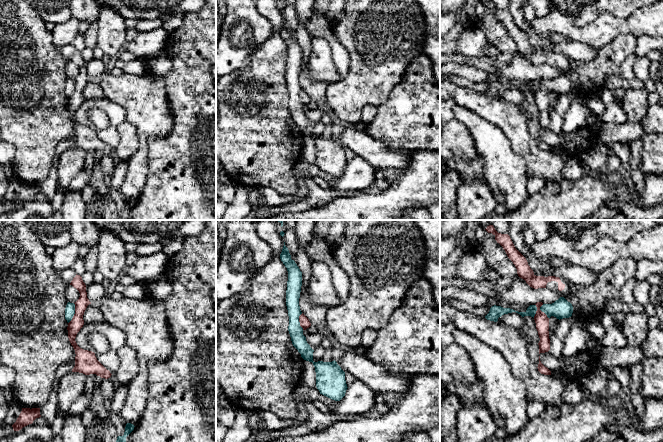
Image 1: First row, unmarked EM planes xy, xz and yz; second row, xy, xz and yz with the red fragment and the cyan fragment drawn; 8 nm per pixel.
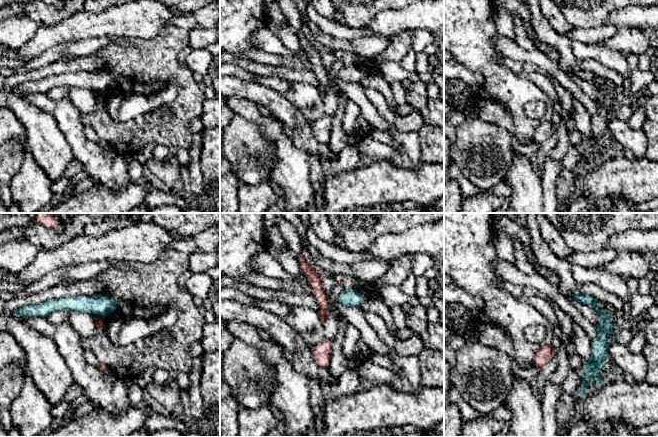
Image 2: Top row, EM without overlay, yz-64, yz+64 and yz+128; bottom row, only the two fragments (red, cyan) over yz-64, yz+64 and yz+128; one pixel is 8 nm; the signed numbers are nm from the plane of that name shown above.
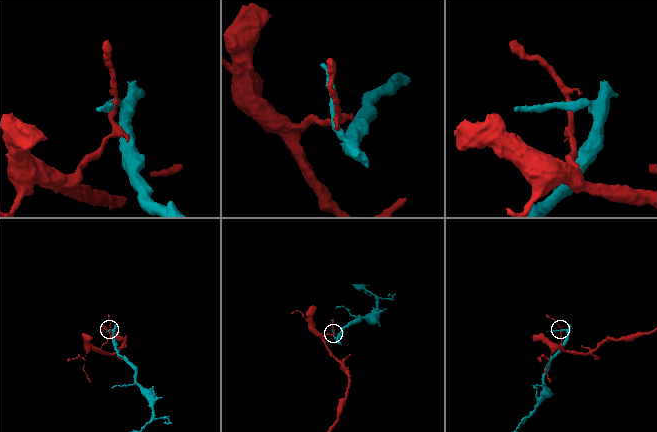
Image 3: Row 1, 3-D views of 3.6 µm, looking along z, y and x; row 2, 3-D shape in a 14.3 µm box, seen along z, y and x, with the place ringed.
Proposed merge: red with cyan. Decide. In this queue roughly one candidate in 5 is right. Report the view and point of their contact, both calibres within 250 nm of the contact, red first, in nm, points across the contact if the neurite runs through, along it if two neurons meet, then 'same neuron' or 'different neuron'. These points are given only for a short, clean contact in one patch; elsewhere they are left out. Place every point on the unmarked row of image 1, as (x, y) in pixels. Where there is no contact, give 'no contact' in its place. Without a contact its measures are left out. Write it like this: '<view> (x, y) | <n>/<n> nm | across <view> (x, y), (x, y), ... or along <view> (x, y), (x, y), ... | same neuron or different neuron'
xy (75, 89) | 110/80 nm | along xy (74, 79), (74, 91), (68, 99) | different neuron

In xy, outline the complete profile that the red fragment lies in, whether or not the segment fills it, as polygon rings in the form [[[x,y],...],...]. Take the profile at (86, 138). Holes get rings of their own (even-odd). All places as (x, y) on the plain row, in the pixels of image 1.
[[[76,50],[70,61],[76,64],[80,69],[79,75],[74,79],[75,90],[67,103],[68,114],[76,130],[75,142],[72,145],[72,148],[79,148],[85,151],[96,150],[101,154],[108,155],[112,150],[97,136],[95,129],[80,124],[75,117],[77,109],[84,101],[84,88],[91,78],[87,74],[86,61],[80,51]]]

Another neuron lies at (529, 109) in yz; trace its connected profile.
[[[524,92],[523,95],[525,97],[525,103],[518,106],[519,111],[526,118],[533,118],[538,120],[540,114],[536,105],[536,99],[534,94],[531,92]]]

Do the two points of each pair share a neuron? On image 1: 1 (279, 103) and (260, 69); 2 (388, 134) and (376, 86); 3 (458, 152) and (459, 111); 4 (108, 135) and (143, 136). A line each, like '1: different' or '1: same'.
1: same
2: different
3: different
4: different

